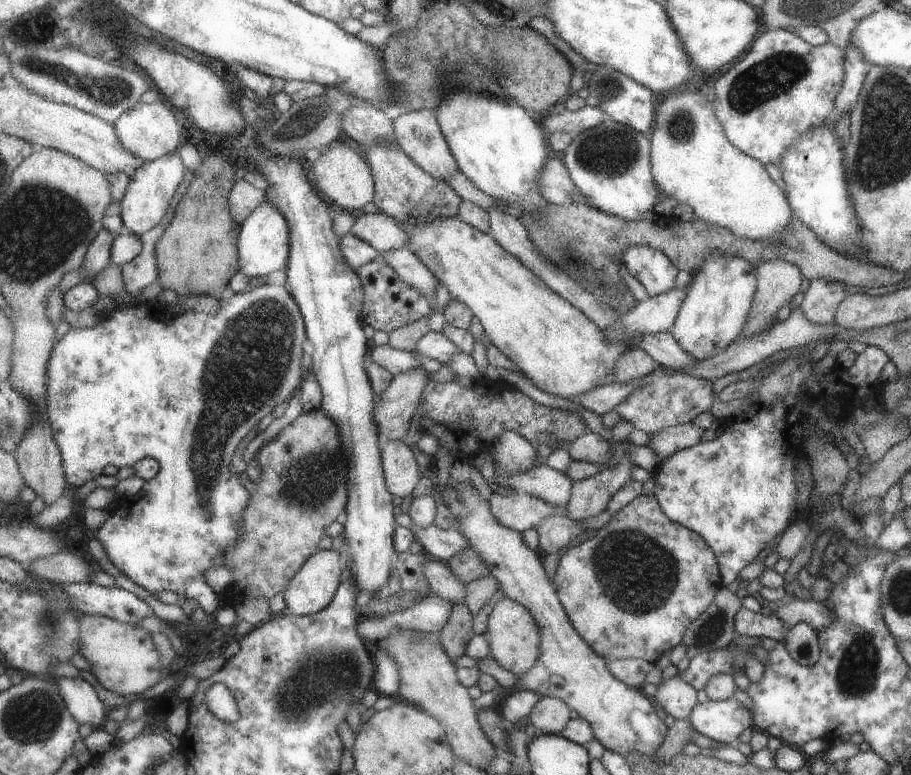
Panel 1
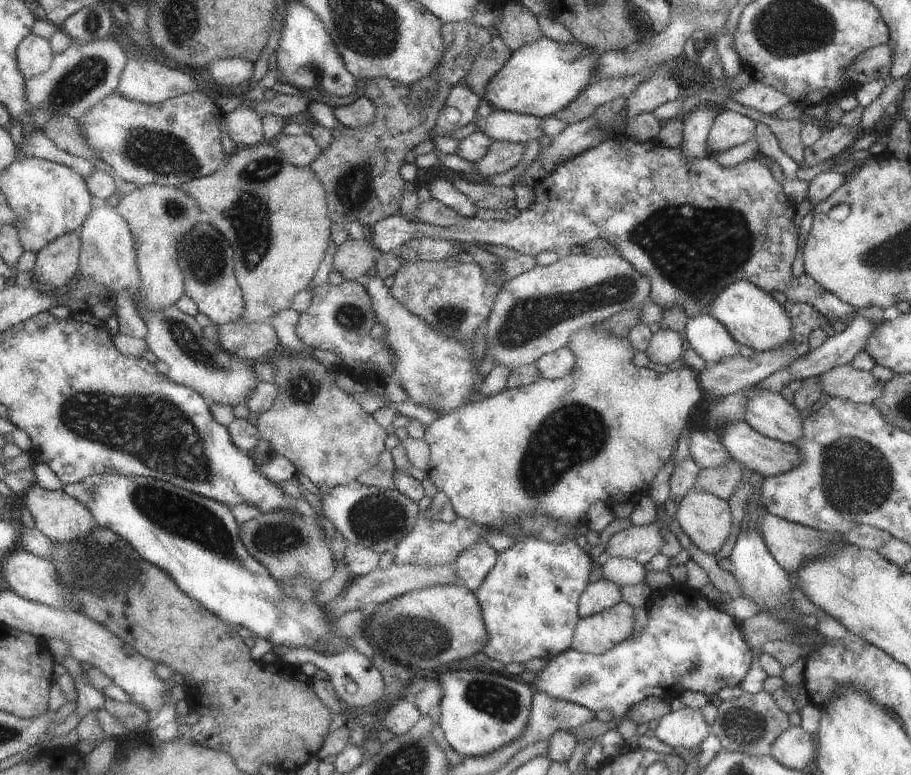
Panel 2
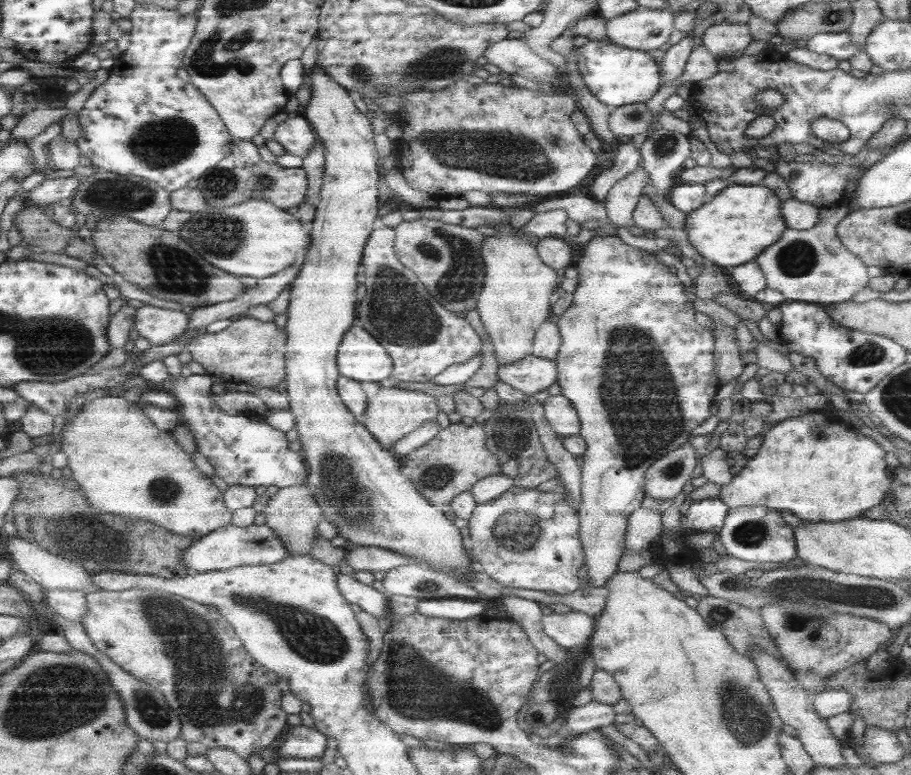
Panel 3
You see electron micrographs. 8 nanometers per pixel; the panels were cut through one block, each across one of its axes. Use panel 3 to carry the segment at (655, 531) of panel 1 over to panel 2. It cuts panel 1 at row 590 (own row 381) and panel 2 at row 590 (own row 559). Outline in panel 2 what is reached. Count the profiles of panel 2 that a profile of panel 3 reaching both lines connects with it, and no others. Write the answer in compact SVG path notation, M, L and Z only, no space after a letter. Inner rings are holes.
M603 578L589 582L577 599L577 614L579 618L585 618L617 604L619 600L619 587L613 582Z

